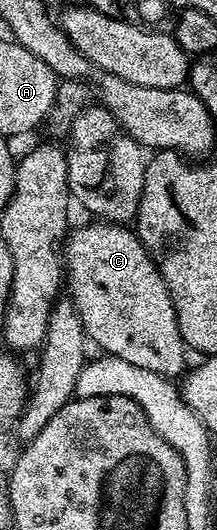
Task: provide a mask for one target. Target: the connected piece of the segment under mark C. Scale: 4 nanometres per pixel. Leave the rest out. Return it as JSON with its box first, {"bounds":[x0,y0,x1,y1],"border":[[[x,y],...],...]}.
{"bounds":[65,221,188,377],"border":[[[106,221],[87,222],[91,223],[76,231],[74,228],[66,236],[65,287],[71,290],[69,298],[81,317],[88,340],[94,346],[96,343],[103,350],[100,352],[112,359],[129,361],[129,365],[141,365],[141,369],[149,369],[164,377],[182,376],[188,363],[183,356],[185,344],[177,325],[177,313],[173,309],[169,289],[145,245],[130,226]]]}

